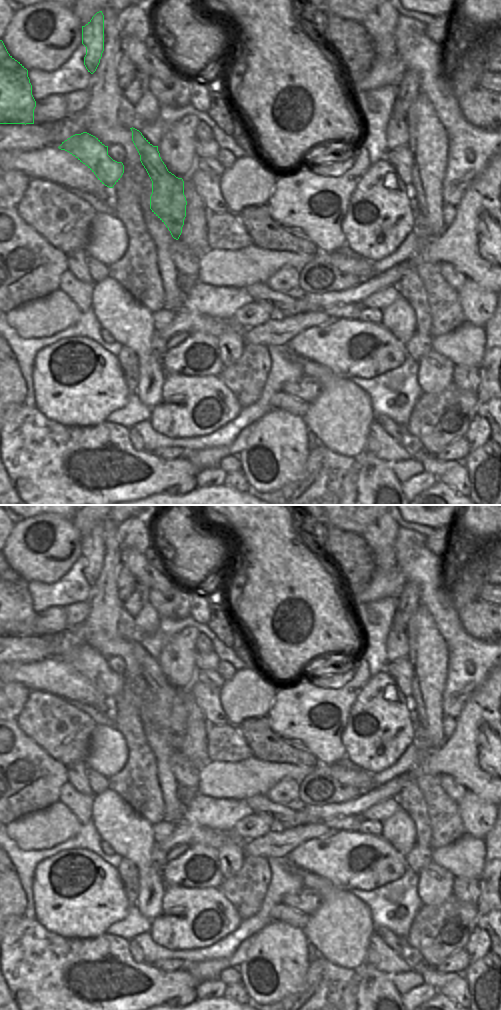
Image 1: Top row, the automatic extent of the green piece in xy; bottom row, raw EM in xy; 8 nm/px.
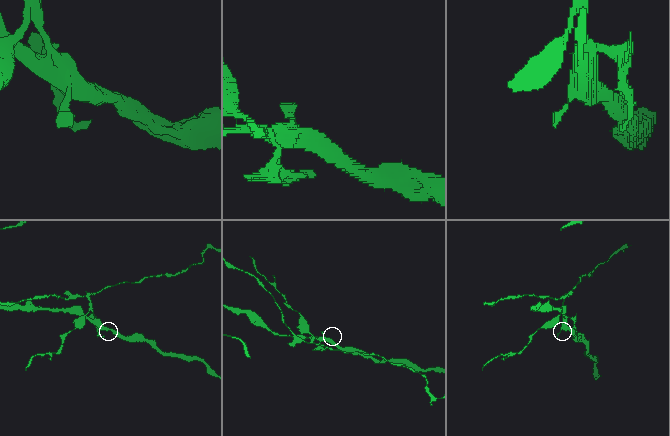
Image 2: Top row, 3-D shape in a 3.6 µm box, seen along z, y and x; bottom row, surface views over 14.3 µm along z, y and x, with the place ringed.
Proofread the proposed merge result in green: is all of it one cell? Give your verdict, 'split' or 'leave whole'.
split

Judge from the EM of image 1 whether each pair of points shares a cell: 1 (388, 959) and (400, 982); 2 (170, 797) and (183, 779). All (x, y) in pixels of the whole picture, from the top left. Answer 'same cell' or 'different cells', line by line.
1: different cells
2: different cells

